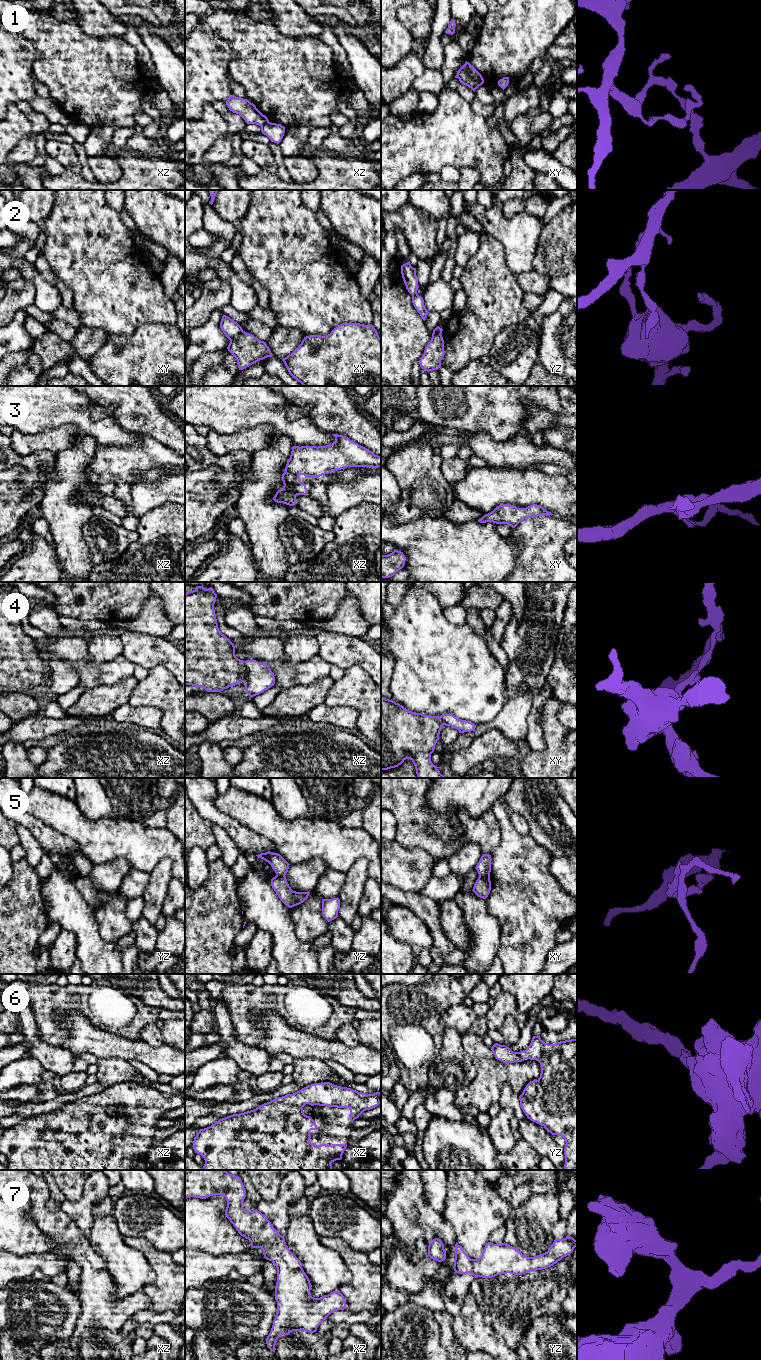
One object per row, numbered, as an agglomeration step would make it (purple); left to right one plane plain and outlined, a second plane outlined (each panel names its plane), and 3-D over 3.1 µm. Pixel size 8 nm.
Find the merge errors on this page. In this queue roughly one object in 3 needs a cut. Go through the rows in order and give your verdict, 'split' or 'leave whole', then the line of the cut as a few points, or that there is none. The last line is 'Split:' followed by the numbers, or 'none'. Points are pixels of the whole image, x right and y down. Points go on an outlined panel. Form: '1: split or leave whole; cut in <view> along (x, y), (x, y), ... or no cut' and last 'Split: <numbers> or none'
1: split; cut in xz along (268, 121), (261, 126)
2: split; cut in xy along (243, 331), (230, 340)
3: leave whole; no cut
4: split; cut in xz along (245, 661), (245, 672), (242, 681)
5: split; cut in xy along (479, 875), (489, 878)
6: leave whole; no cut
7: leave whole; no cut
Split: 1, 2, 4, 5

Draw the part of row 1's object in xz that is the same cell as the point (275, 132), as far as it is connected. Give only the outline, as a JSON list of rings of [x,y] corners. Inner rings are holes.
[[[268,122],[261,126],[261,132],[266,135],[271,142],[279,144],[284,136],[285,127],[281,124]]]

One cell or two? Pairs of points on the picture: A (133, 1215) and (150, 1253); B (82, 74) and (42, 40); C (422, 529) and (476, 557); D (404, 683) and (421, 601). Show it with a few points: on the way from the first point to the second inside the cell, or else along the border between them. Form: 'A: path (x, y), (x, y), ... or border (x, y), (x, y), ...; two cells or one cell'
A: border (124, 1235), (147, 1238), (156, 1248), (163, 1251); two cells
B: path (72, 63), (71, 59), (53, 41); one cell
C: path (435, 542), (450, 557), (463, 557); one cell
D: path (419, 663), (419, 621); one cell

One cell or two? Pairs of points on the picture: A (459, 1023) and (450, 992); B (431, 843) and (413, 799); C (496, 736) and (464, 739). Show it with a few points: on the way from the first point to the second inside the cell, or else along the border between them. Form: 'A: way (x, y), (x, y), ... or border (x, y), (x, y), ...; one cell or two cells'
A: border (461, 1003), (447, 1010), (445, 1026); two cells
B: way (420, 834), (419, 822), (413, 816), (413, 810); one cell
C: border (496, 729), (485, 731), (466, 747), (454, 751); two cells

